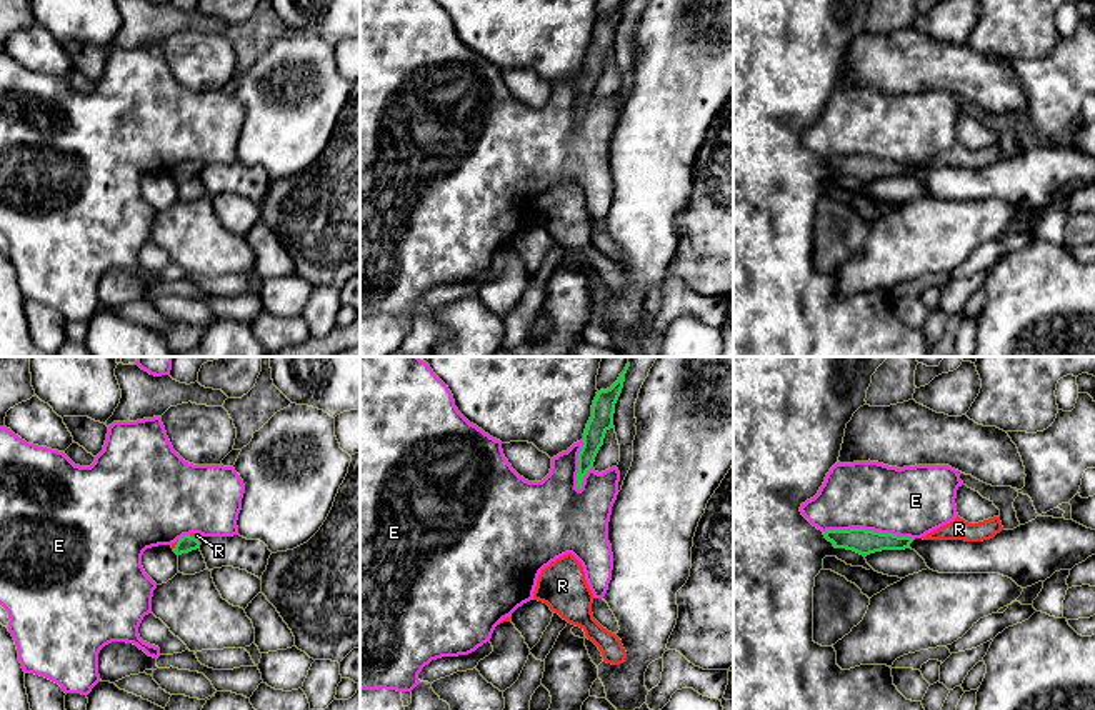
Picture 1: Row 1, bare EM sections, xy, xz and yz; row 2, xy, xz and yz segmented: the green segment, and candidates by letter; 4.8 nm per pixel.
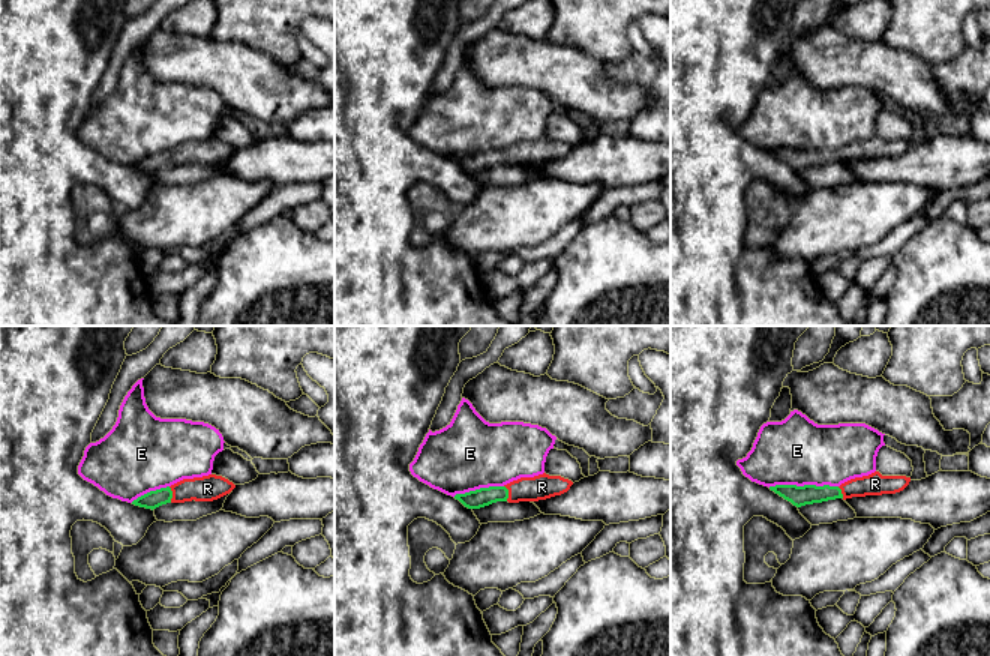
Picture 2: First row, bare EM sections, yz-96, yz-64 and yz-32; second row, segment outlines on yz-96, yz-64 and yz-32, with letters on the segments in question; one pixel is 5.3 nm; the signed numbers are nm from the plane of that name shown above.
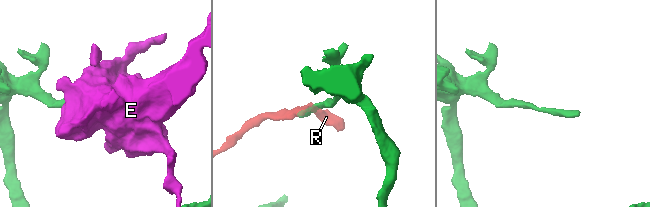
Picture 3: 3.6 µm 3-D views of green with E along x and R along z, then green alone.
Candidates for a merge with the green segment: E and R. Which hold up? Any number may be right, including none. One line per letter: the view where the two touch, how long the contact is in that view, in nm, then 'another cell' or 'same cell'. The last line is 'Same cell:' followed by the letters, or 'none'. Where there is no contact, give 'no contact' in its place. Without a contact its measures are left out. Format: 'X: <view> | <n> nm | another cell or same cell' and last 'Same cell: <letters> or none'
E: yz | 440 nm | another cell
R: xy | 80 nm | same cell
Same cell: R

